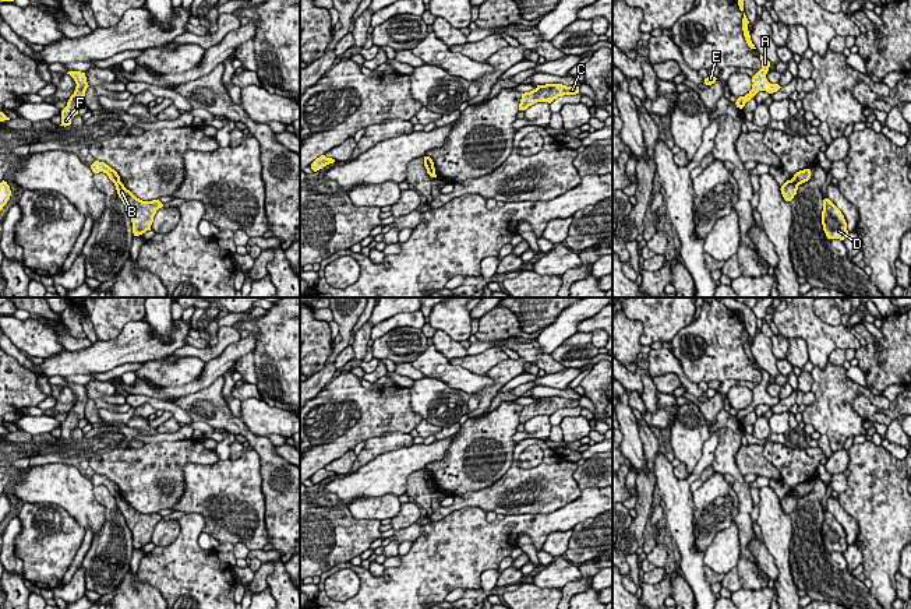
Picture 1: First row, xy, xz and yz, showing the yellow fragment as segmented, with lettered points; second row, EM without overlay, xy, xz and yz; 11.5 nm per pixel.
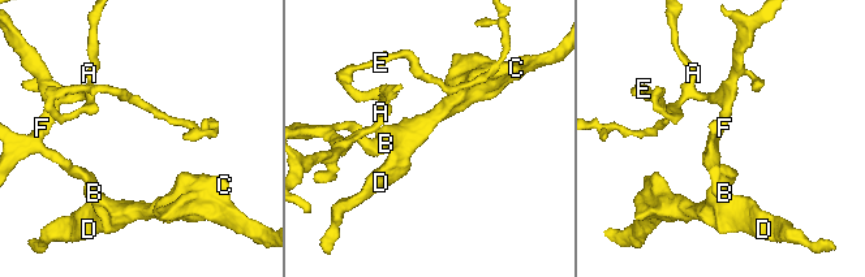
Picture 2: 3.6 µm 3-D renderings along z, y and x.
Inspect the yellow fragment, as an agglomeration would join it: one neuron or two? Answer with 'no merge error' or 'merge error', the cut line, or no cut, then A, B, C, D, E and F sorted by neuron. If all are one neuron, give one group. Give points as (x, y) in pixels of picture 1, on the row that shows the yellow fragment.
merge error; cut in yz along (791, 179), (798, 185); A E F / B C D

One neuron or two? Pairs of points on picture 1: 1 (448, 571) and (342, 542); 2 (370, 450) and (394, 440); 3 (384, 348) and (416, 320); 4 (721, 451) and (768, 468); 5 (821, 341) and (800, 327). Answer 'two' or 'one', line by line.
1: two
2: one
3: two
4: two
5: one

